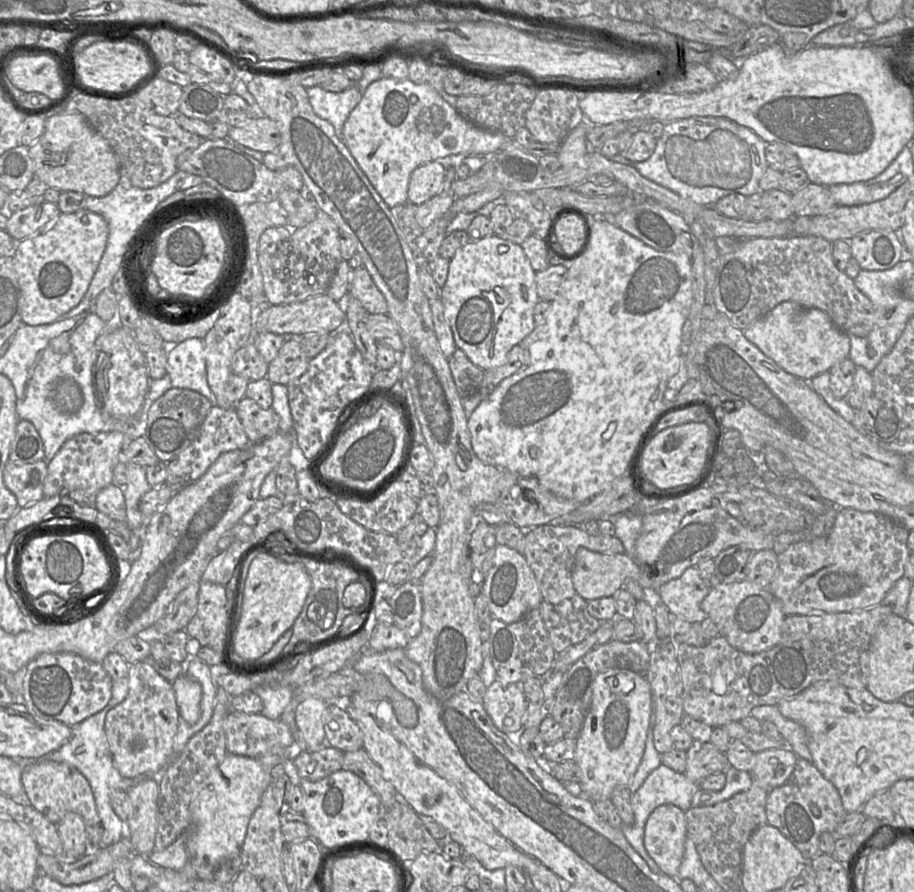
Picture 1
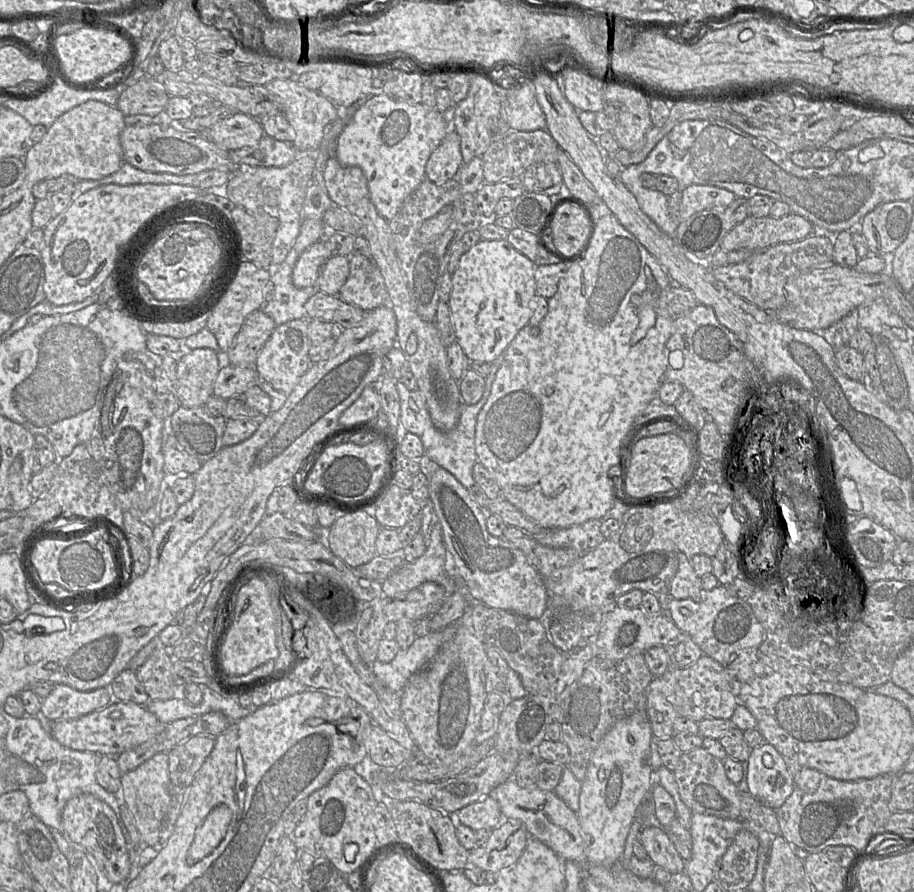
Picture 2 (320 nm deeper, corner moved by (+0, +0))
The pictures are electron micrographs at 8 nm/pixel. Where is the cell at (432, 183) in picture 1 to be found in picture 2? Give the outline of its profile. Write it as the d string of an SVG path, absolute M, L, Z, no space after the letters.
M450 130L431 153L425 166L425 177L435 184L443 184L456 178L462 165L460 137Z

